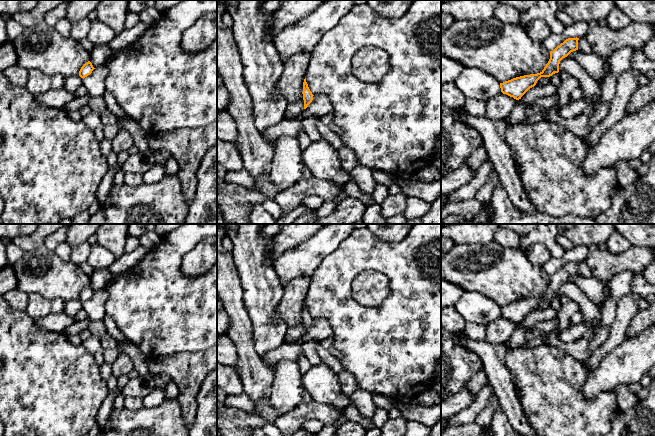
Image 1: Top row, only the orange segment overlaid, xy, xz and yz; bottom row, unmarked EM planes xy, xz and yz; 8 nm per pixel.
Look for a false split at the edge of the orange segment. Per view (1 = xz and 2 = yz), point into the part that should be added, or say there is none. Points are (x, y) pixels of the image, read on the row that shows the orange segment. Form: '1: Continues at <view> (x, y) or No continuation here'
1: No continuation here
2: No continuation here

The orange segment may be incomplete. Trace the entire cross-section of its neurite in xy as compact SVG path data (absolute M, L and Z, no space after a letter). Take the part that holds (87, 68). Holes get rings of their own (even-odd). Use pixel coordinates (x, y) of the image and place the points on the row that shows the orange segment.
M88 61L87 63L85 63L80 71L79 71L79 76L81 78L85 78L87 77L88 75L90 75L92 73L92 71L94 70L95 68L93 67L92 63L90 61Z

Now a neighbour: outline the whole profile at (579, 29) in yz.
M580 21L565 27L562 34L551 34L541 43L550 52L563 43L568 38L584 38L588 32L589 23Z

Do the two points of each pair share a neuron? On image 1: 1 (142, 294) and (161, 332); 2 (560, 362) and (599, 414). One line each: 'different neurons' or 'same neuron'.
1: same neuron
2: same neuron

